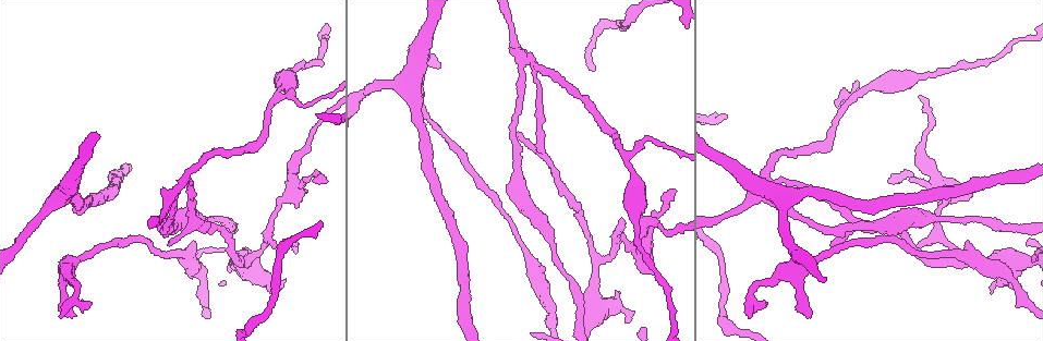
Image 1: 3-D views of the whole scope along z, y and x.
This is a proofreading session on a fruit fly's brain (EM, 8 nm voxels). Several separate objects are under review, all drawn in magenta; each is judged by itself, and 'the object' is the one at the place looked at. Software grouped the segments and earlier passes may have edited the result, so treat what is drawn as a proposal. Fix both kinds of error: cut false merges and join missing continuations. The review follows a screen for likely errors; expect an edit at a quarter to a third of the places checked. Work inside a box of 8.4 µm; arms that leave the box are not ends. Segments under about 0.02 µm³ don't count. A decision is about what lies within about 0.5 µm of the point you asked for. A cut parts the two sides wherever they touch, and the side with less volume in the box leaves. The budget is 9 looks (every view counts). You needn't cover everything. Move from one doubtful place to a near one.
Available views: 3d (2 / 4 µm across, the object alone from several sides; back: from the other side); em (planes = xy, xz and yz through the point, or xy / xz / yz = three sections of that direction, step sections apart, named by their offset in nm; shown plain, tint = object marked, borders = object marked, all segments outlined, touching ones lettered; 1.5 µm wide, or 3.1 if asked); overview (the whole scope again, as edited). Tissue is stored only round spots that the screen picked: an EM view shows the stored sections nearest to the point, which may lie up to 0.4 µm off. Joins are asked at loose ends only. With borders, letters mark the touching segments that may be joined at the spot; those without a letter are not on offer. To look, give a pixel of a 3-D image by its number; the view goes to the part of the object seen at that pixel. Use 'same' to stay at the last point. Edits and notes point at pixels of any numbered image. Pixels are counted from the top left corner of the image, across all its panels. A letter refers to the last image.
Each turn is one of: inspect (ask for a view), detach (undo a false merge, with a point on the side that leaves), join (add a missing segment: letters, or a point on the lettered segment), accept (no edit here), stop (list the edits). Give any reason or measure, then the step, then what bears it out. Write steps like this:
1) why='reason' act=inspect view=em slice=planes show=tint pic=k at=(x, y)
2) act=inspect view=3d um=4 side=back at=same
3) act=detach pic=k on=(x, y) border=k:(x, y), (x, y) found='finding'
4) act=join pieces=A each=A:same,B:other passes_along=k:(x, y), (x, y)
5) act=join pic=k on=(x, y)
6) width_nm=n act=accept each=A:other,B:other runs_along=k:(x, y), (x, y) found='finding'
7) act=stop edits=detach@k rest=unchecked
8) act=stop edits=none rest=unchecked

why='an open end' act=inspect view=em slice=planes show=borders pic=1 at=(887, 182)

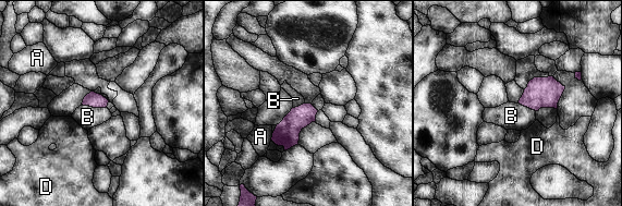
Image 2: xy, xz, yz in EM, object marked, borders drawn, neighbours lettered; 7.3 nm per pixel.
width_nm=110 act=accept each=A:other,B:other,D:other border=2:(82, 104), (106, 108) found='no lettered segment goes on from it'

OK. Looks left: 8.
why='touches itself' act=inspect view=3d um=4 side=back pic=1 at=(770, 179)

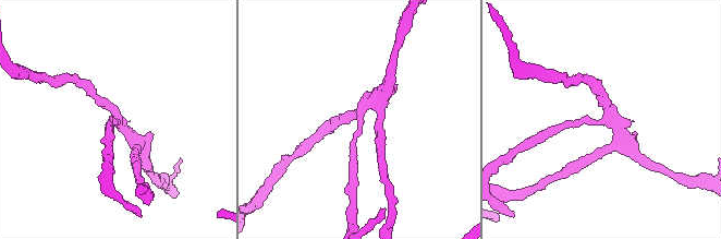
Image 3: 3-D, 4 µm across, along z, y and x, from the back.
arms=3 why='need the tissue' act=inspect view=em slice=xz step=4 show=tint pic=3 at=(360, 119)

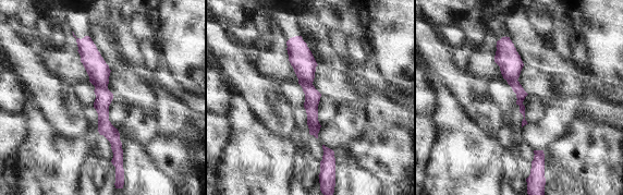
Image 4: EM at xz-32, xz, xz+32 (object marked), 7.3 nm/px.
act=inspect view=em slice=planes show=borders at=same

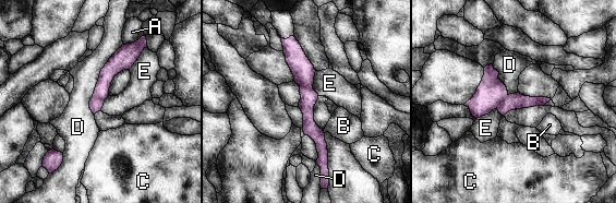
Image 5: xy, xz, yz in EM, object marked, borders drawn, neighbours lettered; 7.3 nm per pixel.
width_nm=110 act=detach pic=5 on=(309, 97) each=A:other,B:other,C:other,D:other,E:other border=5:(300, 85), (312, 90) found='a second cell is stuck on'

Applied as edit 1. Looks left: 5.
why='free end' act=inspect view=3d um=4 pic=1 at=(810, 318)

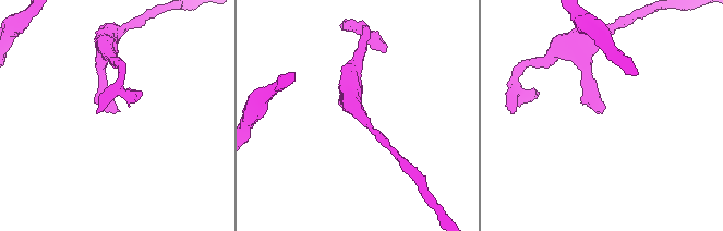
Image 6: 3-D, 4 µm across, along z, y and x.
act=inspect view=em slice=xz step=4 show=tint pic=6 at=(602, 112)

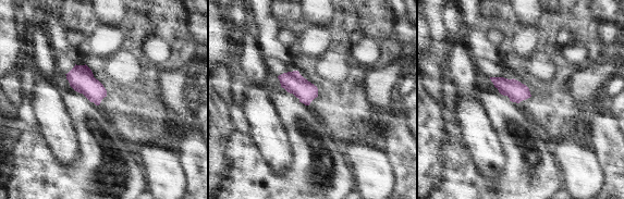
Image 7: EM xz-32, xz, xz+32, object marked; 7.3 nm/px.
act=inspect view=em slice=yz step=4 show=borders at=same

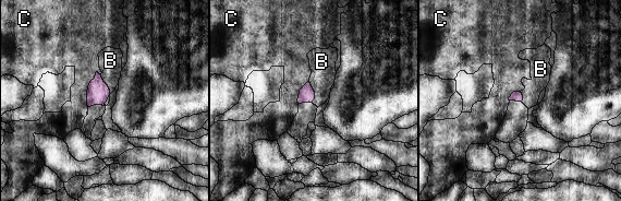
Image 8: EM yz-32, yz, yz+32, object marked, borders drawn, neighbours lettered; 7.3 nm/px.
act=accept each=B:other,C:other border=8:(100, 74), (109, 90), (106, 105) found='none of them fits'

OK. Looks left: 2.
act=stop edits=detach@5 rest=unchecked

